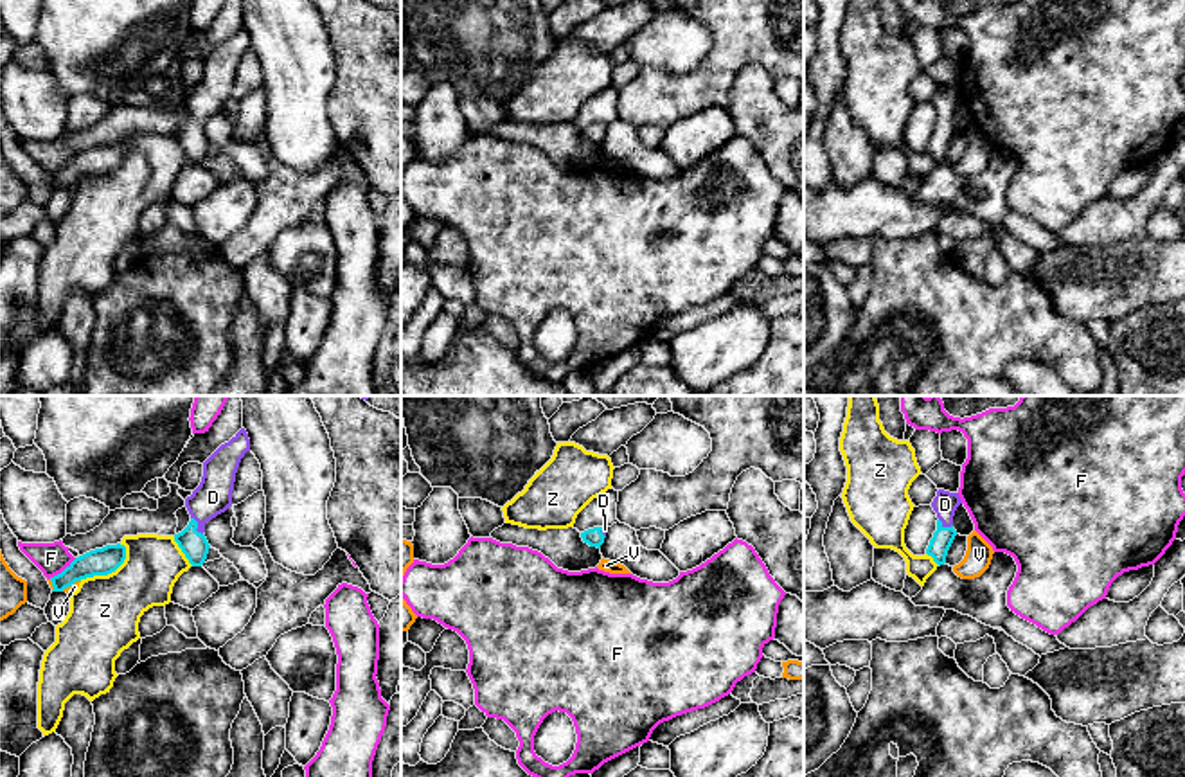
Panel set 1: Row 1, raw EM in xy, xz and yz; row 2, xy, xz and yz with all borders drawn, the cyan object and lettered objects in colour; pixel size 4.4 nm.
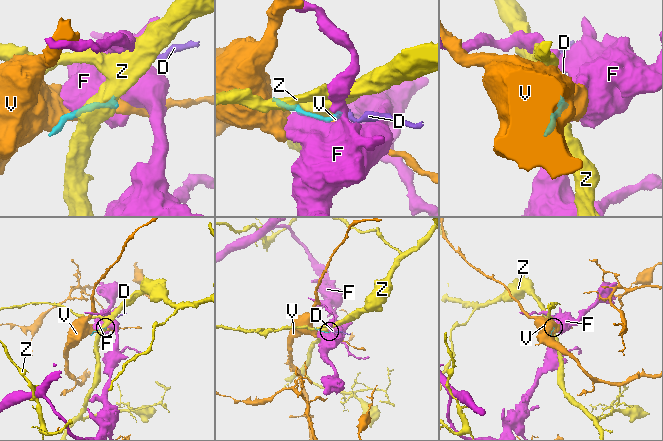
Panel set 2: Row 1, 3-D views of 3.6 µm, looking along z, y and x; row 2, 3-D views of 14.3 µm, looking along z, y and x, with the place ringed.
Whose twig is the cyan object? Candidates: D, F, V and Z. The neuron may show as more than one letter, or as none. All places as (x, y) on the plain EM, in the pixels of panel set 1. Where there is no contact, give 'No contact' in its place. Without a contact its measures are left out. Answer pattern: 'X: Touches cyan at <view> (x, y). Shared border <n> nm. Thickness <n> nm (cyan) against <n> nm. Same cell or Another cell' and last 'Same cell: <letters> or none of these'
D: Touches cyan at xy (196, 123). Shared border 100 nm. Thickness 120 nm (cyan) against 160 nm. Same cell
F: Touches cyan at xy (63, 168). Shared border 160 nm. Thickness 130 nm (cyan) against 140 nm. Another cell
V: Touches cyan at xy (71, 182). Shared border 100 nm. Thickness 130 nm (cyan) against 30 nm. Another cell
Z: Touches cyan at xy (108, 169). Shared border 260 nm. Thickness 130 nm (cyan) against 320 nm. Another cell
Same cell: D

